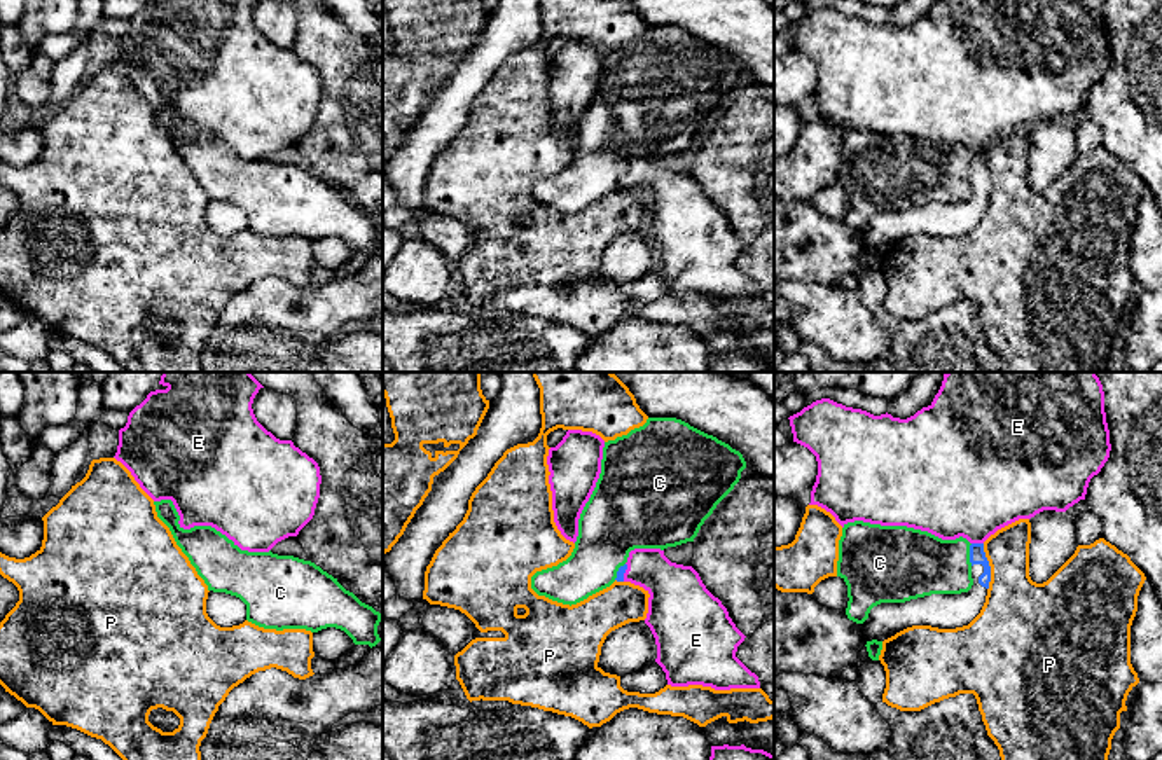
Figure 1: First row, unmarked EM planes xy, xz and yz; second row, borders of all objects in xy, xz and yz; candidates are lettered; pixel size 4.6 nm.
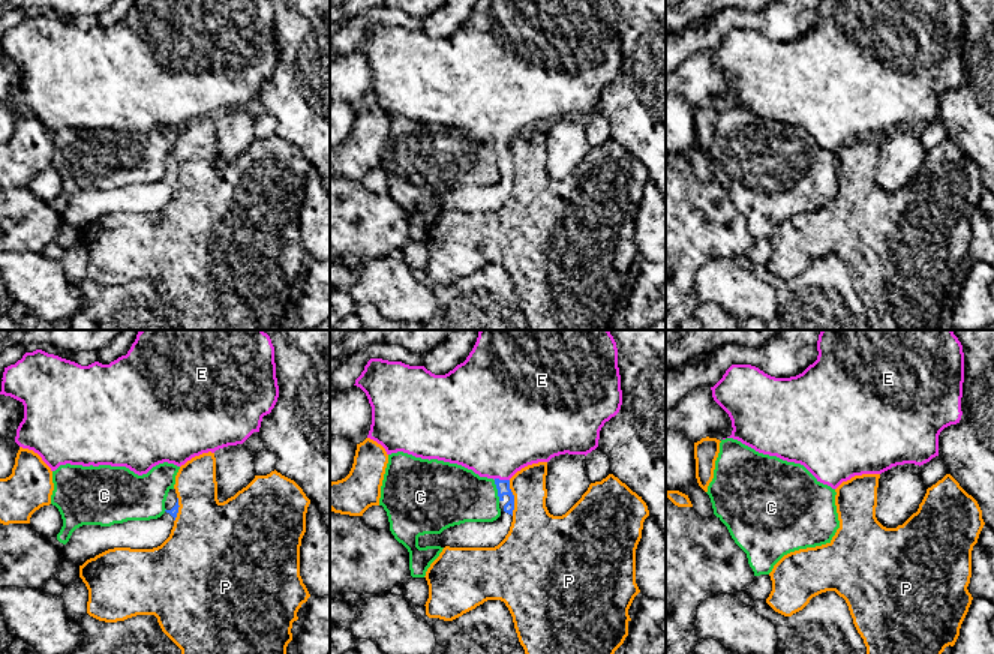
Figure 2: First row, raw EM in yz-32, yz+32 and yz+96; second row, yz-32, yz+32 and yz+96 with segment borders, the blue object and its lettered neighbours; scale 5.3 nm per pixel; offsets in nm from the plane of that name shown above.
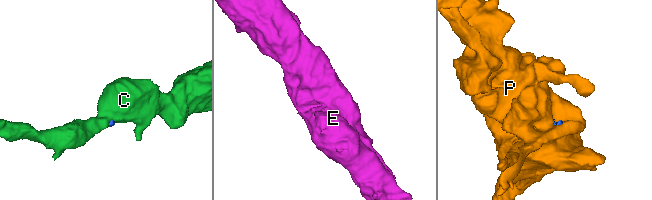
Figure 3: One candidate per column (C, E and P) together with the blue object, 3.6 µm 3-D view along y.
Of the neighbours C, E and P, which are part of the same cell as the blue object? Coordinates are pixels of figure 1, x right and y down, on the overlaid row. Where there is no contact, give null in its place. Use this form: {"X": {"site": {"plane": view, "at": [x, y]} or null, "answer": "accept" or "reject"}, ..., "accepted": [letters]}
{"C": {"site": {"plane": "yz", "at": [970, 554]}, "answer": "reject"}, "E": {"site": {"plane": "yz", "at": [977, 544]}, "answer": "accept"}, "P": {"site": {"plane": "yz", "at": [989, 566]}, "answer": "reject"}, "accepted": ["E"]}

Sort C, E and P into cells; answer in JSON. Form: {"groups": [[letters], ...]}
{"groups": [["C"], ["E"], ["P"]]}

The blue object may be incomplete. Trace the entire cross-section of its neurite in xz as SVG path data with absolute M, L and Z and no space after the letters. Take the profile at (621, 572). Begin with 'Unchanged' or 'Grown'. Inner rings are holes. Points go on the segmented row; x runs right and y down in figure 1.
Grown. M634 549L627 563L619 568L615 580L631 582L650 594L645 624L655 638L655 662L666 673L667 685L702 685L715 690L760 688L758 676L736 657L746 636L692 566L671 563L661 549Z

